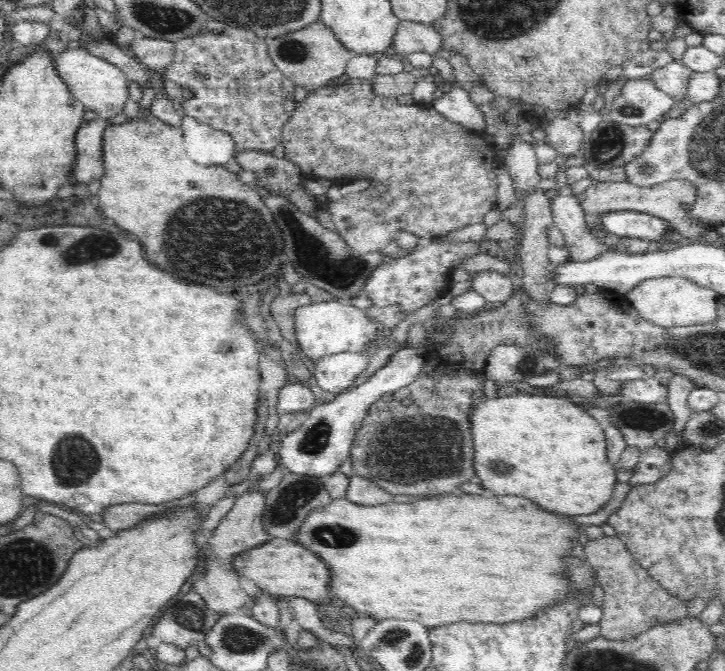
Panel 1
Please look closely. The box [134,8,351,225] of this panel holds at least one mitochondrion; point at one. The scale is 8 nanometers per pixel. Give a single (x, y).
(291, 50)

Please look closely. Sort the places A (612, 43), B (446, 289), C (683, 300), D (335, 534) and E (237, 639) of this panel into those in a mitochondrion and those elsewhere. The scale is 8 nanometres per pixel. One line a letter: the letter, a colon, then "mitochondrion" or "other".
A: other
B: other
C: other
D: mitochondrion
E: mitochondrion

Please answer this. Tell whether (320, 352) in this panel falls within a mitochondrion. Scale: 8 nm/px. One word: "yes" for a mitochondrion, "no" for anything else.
no

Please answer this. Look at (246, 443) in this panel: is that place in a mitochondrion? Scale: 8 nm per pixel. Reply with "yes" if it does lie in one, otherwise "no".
no

